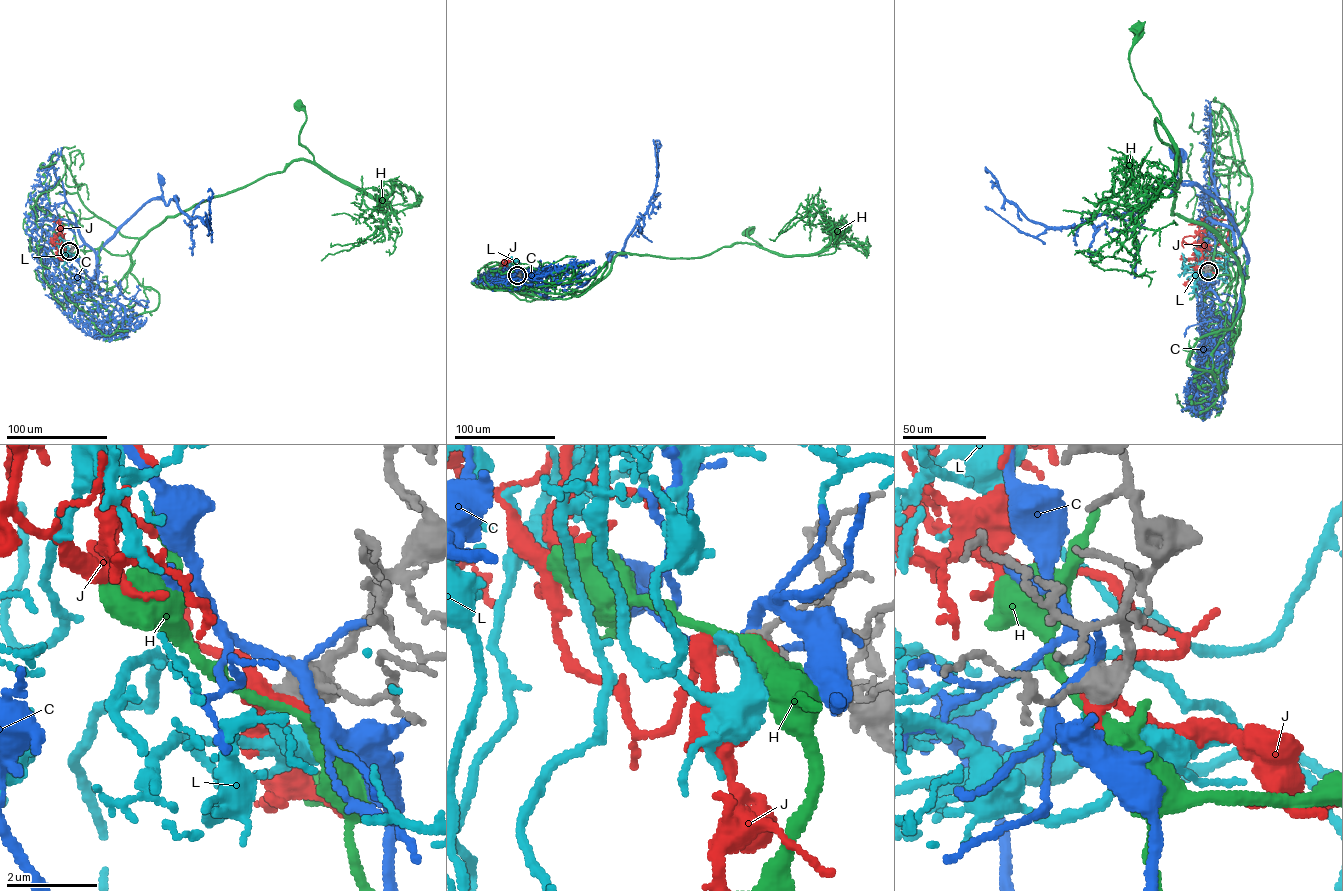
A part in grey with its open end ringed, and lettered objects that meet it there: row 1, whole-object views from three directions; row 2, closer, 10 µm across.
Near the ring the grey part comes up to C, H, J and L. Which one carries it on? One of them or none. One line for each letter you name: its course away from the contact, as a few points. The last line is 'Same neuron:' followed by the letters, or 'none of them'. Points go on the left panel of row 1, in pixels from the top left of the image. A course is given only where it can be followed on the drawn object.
L: Its course: (69, 251), (66, 253), (66, 250), (65, 254), (58, 245), (64, 239)
Same neuron: L

